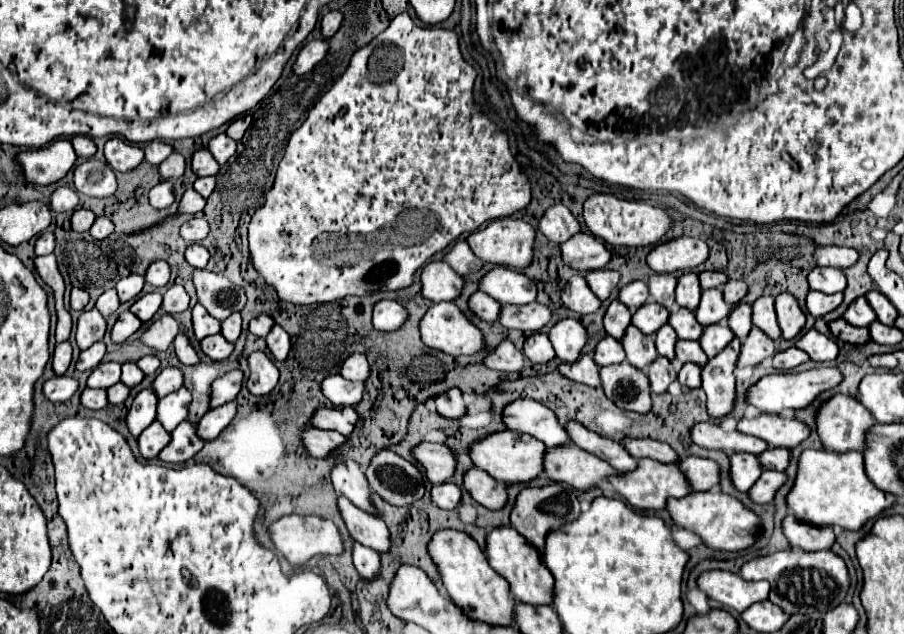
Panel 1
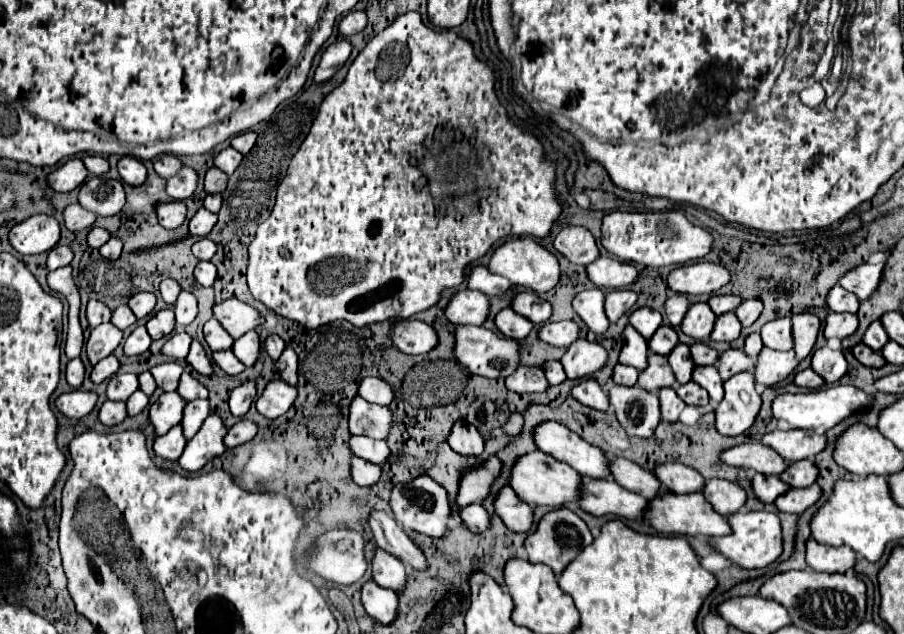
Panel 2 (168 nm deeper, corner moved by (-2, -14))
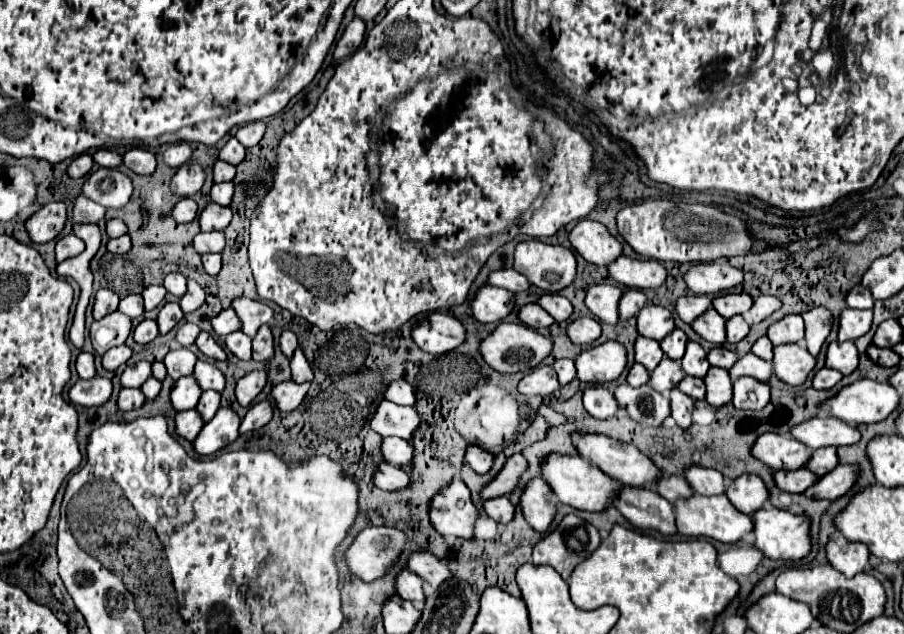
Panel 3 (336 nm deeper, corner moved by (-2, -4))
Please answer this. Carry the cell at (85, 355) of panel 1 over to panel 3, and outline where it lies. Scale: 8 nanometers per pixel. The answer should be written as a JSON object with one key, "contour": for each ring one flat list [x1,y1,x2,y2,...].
{"contour":[[117,346,117,348,111,348,103,354,103,368,105,370,117,370,121,364,125,364,129,358,131,358,133,350,129,346]]}

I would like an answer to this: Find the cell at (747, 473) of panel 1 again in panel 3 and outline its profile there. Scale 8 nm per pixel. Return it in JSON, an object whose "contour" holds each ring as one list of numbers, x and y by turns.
{"contour":[[799,468,799,470,777,470,775,472,777,486,781,490,785,490,785,492,791,492,791,494,803,494,817,480,819,480,819,476,815,476,807,468]]}

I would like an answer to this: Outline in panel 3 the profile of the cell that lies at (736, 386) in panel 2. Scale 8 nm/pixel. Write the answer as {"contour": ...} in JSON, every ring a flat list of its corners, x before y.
{"contour":[[739,378,733,384,733,406,737,410,761,410,769,404,769,386,755,378]]}

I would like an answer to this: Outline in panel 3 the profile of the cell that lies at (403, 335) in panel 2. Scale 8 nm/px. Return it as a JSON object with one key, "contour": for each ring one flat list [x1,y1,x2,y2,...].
{"contour":[[431,312,429,318,419,320,411,332,415,344,429,354,445,354,465,342,465,326,451,314]]}

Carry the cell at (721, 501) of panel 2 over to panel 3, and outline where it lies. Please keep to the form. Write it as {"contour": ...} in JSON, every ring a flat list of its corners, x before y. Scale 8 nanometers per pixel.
{"contour":[[743,474,727,488,727,498,743,512,753,516,769,502,769,490,765,482,755,474]]}

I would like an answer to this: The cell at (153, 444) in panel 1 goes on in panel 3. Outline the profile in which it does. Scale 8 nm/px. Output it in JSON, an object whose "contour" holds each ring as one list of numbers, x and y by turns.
{"contour":[[195,408,179,412,175,422,177,422,177,434,183,436,185,440,195,440,199,434,199,428,203,428,205,424,203,418,199,418,199,412]]}

